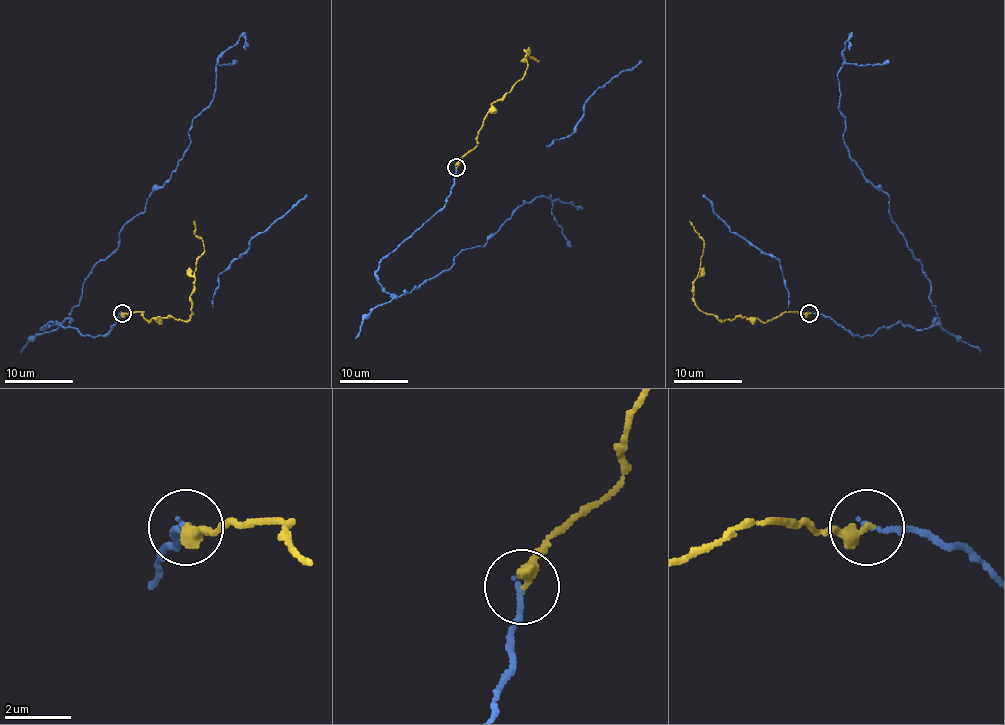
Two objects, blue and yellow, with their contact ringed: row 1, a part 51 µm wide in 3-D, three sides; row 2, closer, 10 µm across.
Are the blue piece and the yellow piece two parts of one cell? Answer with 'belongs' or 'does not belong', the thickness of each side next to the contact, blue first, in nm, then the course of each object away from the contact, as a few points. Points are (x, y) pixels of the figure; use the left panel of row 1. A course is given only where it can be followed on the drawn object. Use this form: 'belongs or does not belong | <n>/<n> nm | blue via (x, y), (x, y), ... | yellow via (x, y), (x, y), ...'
belongs | 170/400 nm | blue via (121, 312), (106, 335), (43, 329), (75, 307), (171, 175), (214, 97), (217, 62), (238, 61) | yellow via (121, 312), (142, 312), (149, 323), (169, 316), (186, 321), (193, 314), (190, 295), (203, 251), (193, 220)

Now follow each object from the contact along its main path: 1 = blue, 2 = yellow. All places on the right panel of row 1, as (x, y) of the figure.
1: (809, 312), (852, 335), (939, 321), (889, 198), (843, 139), (840, 68), (889, 61)
2: (809, 312), (787, 312), (761, 323), (739, 316), (722, 321), (705, 314), (693, 295), (703, 242), (689, 220)

